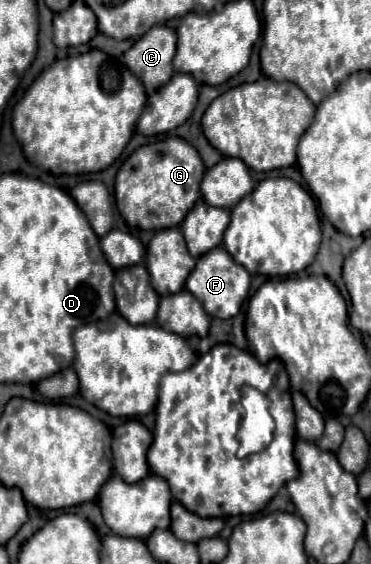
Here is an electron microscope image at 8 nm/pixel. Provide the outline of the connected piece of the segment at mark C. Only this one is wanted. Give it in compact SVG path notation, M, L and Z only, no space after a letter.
M166 25L152 27L126 53L124 63L144 83L146 93L156 91L174 75L172 59L176 55L176 31Z

